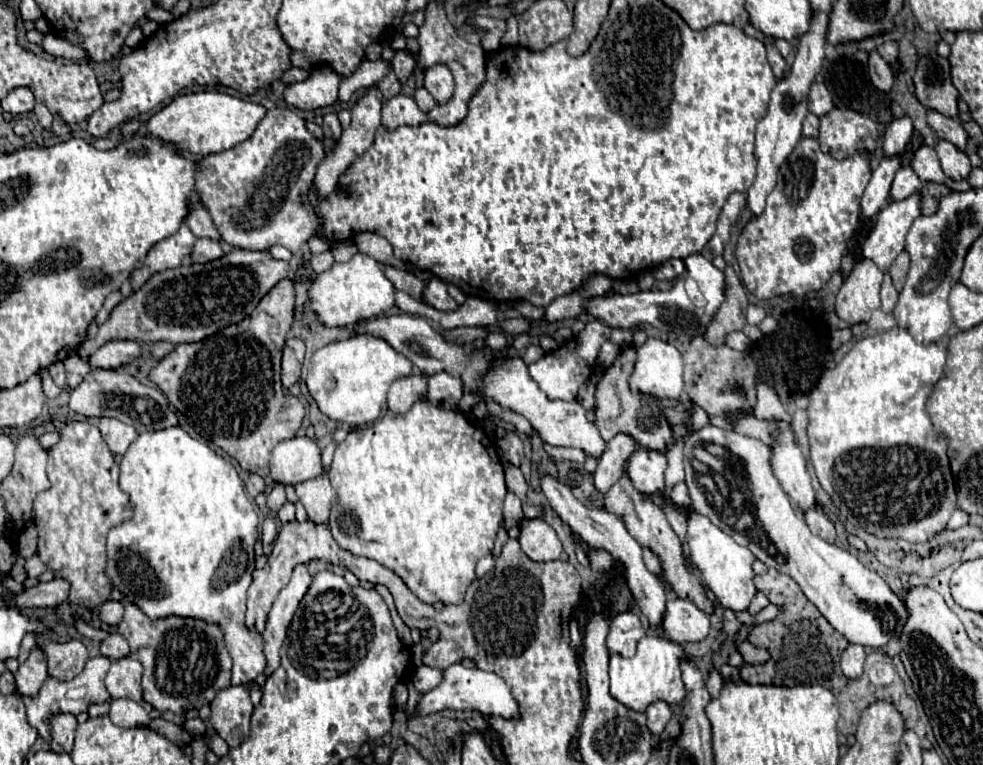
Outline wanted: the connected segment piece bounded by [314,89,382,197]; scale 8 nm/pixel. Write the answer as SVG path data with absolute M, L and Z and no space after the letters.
M370 89L368 95L358 99L358 103L352 109L352 125L342 131L342 139L334 145L334 151L330 155L326 155L326 159L320 163L320 167L316 171L314 185L316 185L316 189L322 197L328 197L334 191L336 181L344 173L344 169L348 169L348 165L356 157L362 157L370 149L370 145L374 141L374 135L376 135L376 129L380 127L380 111L382 111L382 95L380 95L378 89Z

